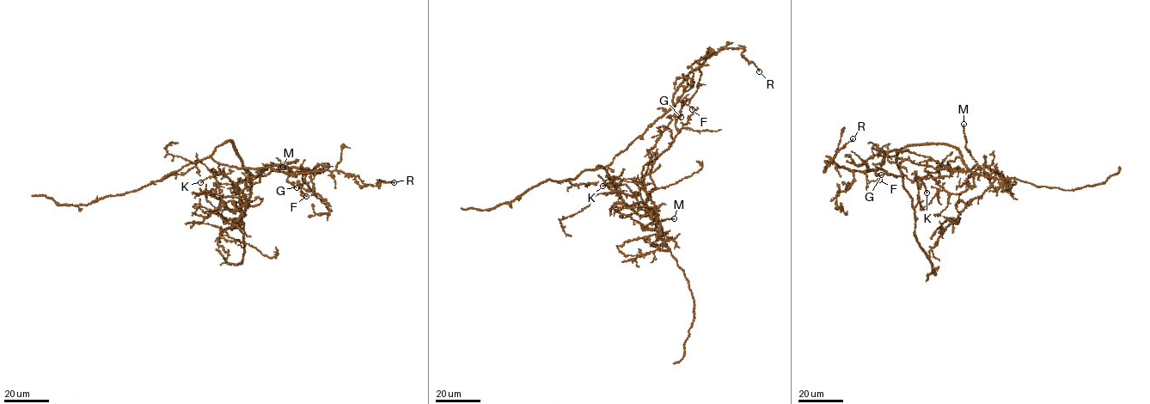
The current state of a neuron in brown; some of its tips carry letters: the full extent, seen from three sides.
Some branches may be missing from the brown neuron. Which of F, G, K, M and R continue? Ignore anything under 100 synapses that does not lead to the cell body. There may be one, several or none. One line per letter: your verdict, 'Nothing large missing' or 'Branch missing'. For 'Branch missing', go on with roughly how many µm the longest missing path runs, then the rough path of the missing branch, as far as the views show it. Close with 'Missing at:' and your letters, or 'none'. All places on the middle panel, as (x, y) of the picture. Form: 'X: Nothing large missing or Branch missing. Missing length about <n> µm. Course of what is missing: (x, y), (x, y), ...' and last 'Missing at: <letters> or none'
F: Nothing large missing
G: Nothing large missing
K: Nothing large missing
M: Nothing large missing
R: Nothing large missing
Missing at: none

